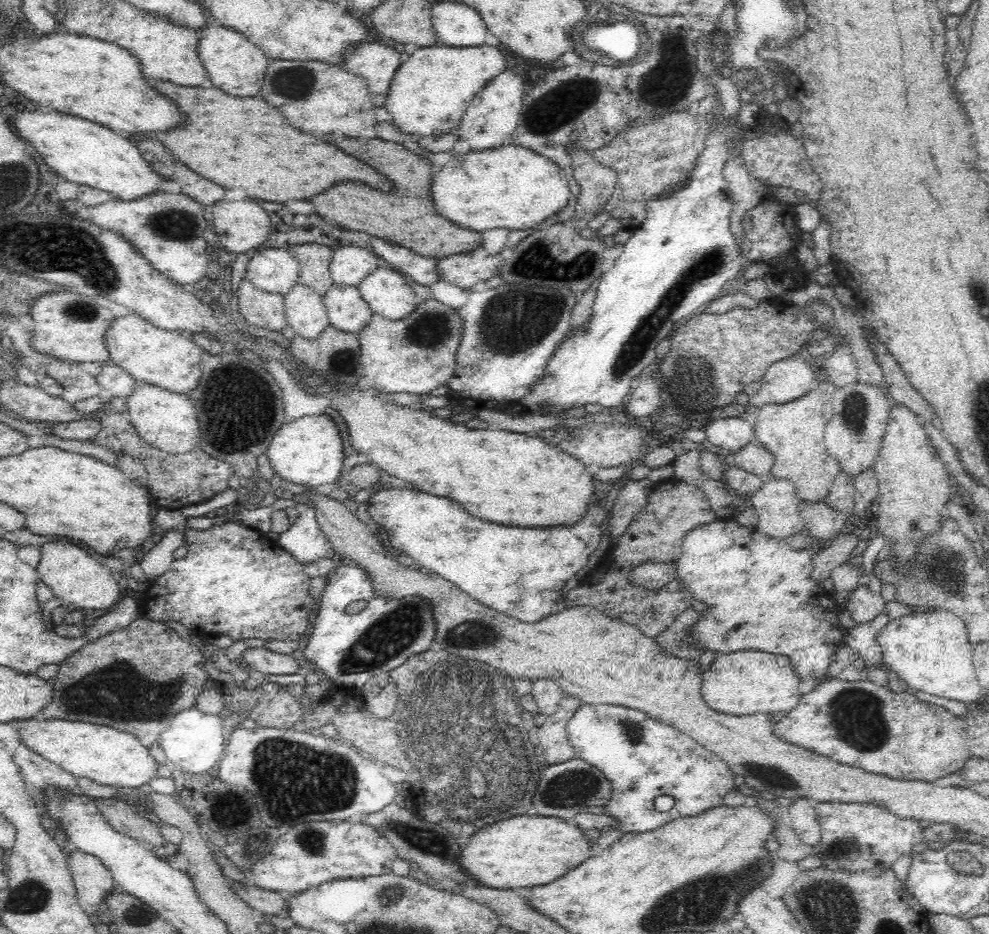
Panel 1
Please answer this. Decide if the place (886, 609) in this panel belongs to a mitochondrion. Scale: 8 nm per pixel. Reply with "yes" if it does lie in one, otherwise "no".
no

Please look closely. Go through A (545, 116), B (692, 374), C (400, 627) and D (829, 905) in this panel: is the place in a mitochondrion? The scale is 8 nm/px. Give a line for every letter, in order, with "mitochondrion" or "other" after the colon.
A: mitochondrion
B: mitochondrion
C: mitochondrion
D: mitochondrion

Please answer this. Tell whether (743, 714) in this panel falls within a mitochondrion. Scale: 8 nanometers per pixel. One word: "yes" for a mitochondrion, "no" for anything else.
no

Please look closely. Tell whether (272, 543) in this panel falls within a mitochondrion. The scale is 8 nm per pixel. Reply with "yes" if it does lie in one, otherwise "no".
no

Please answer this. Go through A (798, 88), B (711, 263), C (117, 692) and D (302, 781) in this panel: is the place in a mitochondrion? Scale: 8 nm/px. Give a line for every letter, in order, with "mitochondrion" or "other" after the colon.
A: other
B: mitochondrion
C: mitochondrion
D: mitochondrion

